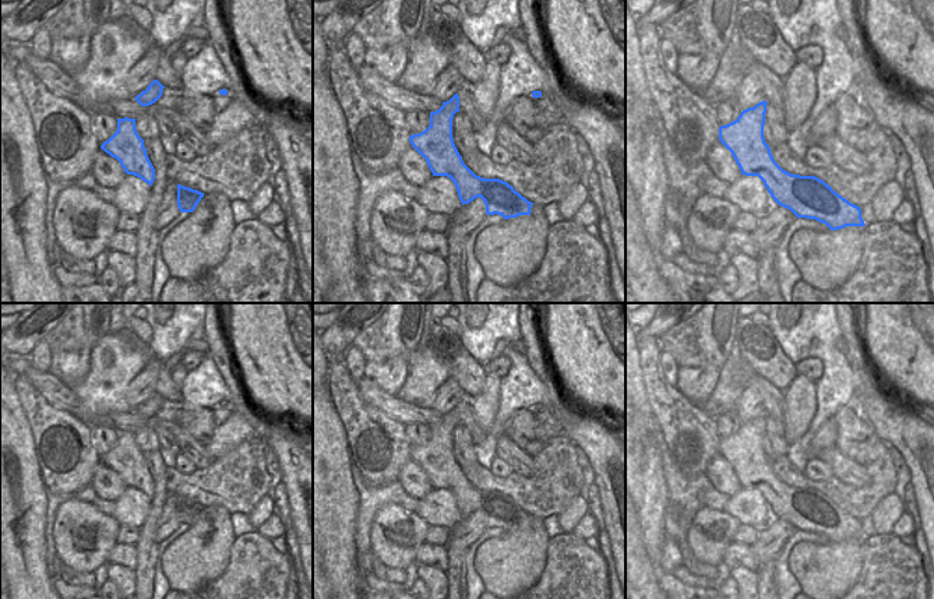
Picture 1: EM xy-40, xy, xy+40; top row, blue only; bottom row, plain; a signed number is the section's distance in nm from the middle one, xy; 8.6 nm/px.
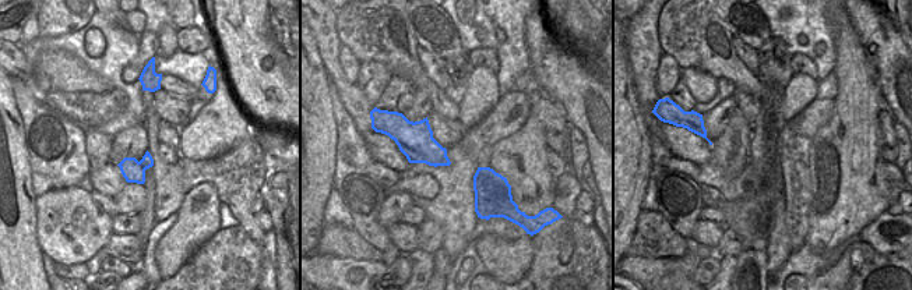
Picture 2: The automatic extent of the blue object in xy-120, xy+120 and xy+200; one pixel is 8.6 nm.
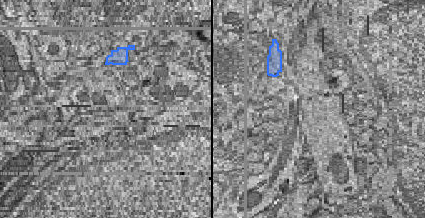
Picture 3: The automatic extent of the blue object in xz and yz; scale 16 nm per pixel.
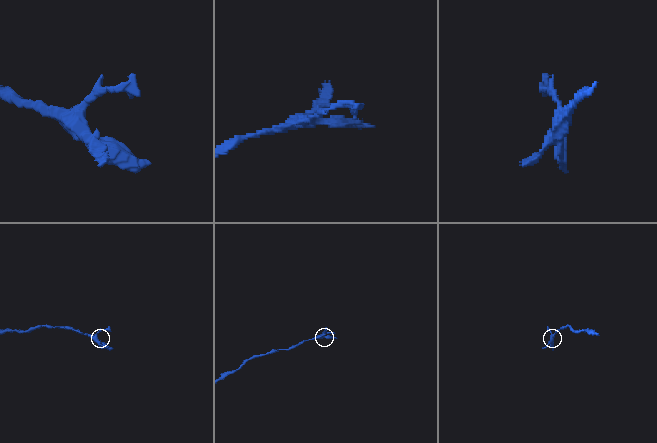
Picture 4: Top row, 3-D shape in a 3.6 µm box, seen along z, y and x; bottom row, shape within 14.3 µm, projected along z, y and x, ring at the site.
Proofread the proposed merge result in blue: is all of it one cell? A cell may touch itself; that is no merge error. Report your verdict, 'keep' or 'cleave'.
cleave

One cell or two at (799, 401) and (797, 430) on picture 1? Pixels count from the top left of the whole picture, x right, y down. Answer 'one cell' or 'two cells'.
one cell

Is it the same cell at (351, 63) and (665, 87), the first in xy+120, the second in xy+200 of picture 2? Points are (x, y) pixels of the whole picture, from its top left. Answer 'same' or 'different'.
same

